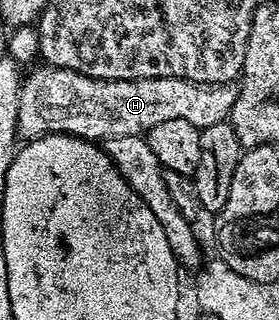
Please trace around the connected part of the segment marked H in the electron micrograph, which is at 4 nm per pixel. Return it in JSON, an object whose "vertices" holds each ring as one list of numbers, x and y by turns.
{"vertices":[[40,65,37,71,27,72,20,84,16,130,21,140,39,139,42,135,59,133,76,135,79,139,103,141,110,137,147,136,154,125,162,121,190,121,201,129,218,125,229,118,235,103,237,88,227,83,195,83,189,79,158,77,157,79,95,79,77,71]]}

